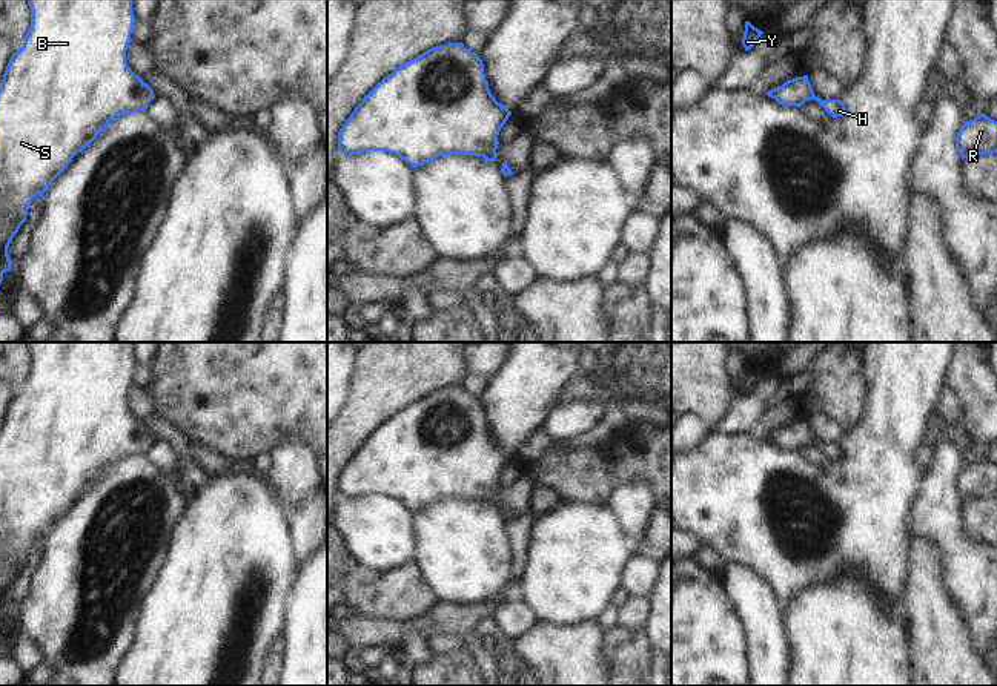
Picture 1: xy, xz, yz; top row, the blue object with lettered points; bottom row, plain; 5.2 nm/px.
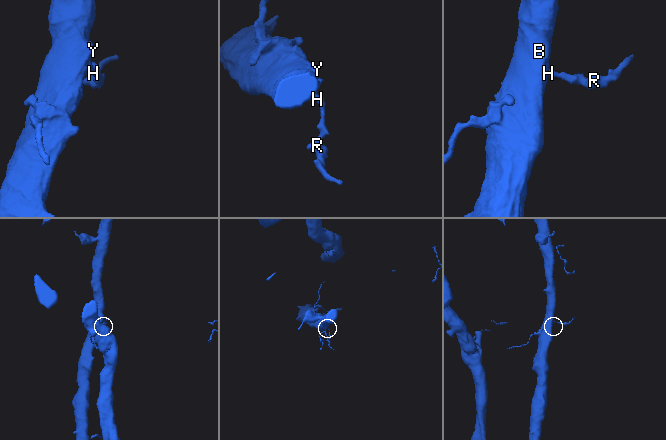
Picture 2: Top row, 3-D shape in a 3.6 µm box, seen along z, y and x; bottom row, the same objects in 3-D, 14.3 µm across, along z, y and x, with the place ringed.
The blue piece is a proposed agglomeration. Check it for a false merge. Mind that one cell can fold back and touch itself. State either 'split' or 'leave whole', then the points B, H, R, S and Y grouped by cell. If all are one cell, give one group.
leave whole; groups B H R S Y

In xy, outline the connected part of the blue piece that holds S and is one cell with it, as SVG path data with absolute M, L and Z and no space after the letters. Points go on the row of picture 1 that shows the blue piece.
M28 0L31 26L23 46L12 52L0 83L0 284L11 270L8 247L26 221L32 200L68 167L115 118L146 110L155 98L149 84L126 63L135 17L132 0Z

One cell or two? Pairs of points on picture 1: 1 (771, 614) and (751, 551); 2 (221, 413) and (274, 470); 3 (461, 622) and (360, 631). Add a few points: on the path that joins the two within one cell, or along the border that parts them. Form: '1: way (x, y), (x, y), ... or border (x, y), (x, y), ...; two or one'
1: border (725, 560), (755, 568), (778, 602); two
2: border (294, 438), (281, 438), (261, 462); two
3: way (437, 622), (384, 631); one

